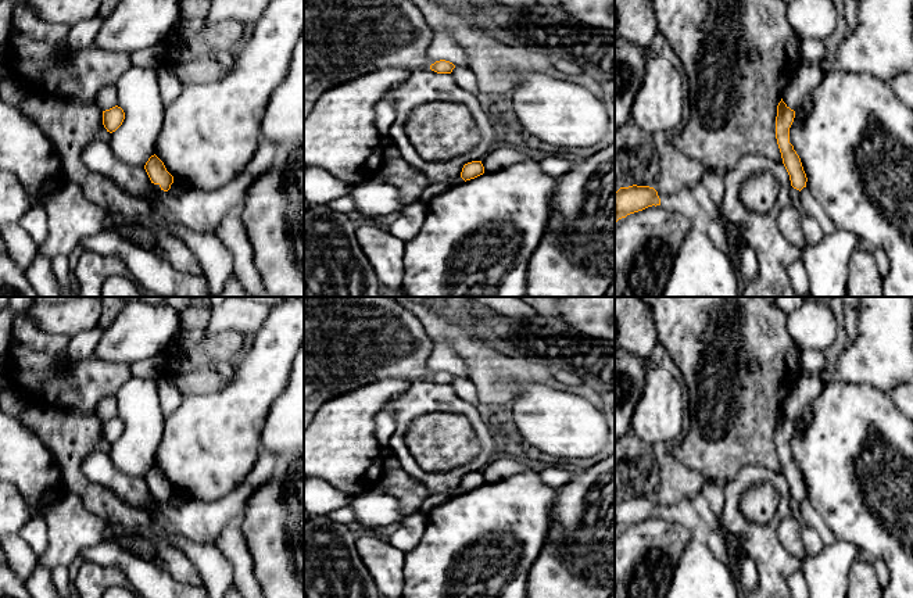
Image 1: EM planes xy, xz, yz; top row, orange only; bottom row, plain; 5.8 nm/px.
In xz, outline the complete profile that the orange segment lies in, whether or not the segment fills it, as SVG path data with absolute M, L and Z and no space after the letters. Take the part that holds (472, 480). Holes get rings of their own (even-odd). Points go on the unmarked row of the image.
M472 472L463 476L461 488L466 493L484 484L481 472Z

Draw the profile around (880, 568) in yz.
M874 558L874 562L871 565L873 565L874 572L877 574L878 583L884 588L889 581L889 573L888 573L885 562L880 558Z

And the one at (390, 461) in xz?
M384 379L323 404L304 430L304 475L319 477L351 498L366 491L384 493L379 484L383 472L400 469L400 462L389 445L379 444L375 419L409 383Z

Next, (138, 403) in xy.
M132 376L115 394L117 416L125 423L122 436L111 444L114 465L129 476L144 477L154 466L154 454L164 433L158 382Z

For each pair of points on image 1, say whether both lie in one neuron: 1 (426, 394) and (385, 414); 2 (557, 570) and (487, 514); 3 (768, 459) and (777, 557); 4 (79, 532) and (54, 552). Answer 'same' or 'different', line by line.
1: different
2: different
3: different
4: same

